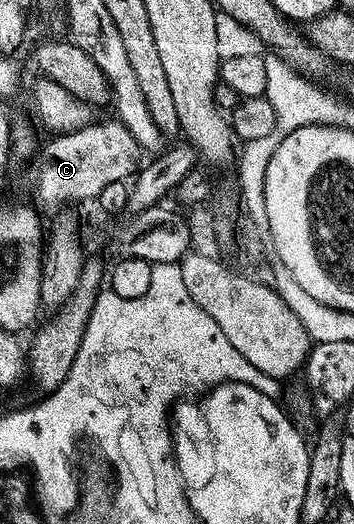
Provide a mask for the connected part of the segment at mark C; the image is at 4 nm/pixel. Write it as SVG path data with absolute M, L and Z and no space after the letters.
M113 117L102 123L94 121L78 131L54 134L50 139L53 140L42 151L40 148L27 163L32 202L42 212L53 213L71 205L67 203L81 203L84 199L96 200L104 187L112 182L128 180L143 163L139 141L131 135L127 125Z

